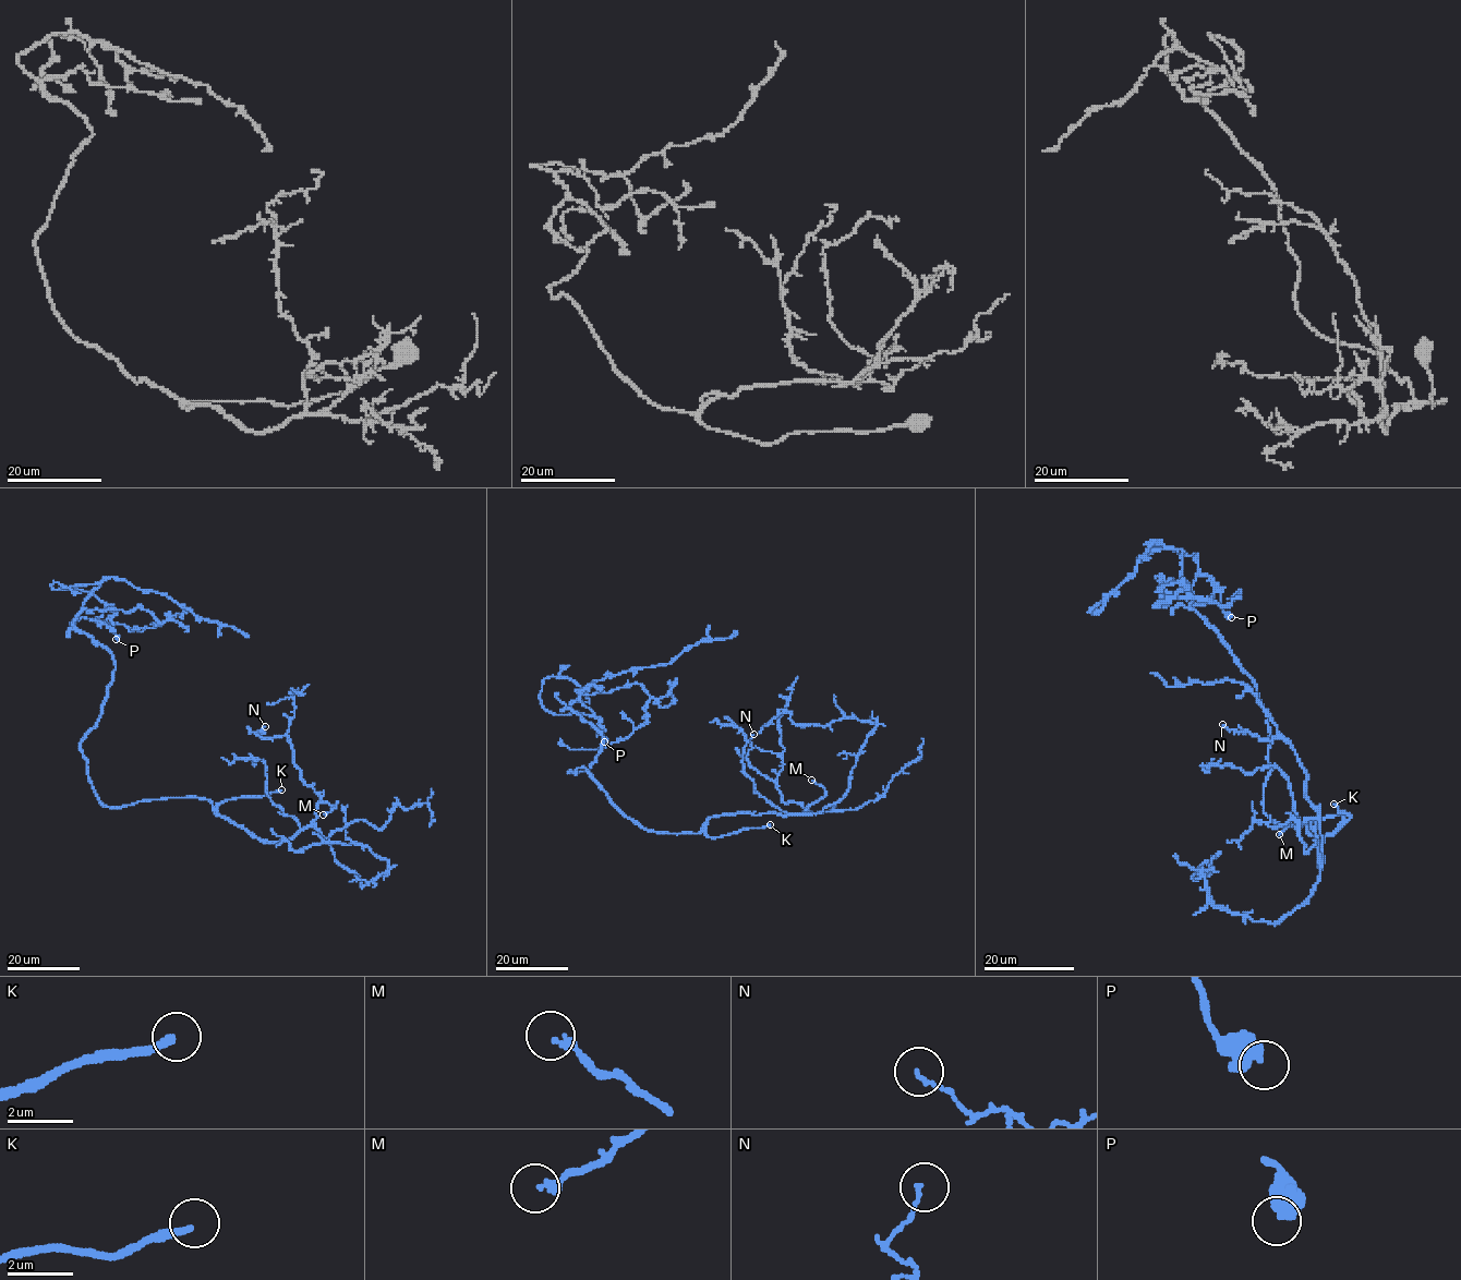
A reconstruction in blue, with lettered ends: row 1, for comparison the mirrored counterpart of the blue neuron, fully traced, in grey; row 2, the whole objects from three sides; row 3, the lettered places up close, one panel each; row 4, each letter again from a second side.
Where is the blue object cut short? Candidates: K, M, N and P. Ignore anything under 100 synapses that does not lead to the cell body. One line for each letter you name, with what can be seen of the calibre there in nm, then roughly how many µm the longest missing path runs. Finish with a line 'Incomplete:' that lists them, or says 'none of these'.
K: 240 nm | 70 µm
Incomplete: K

